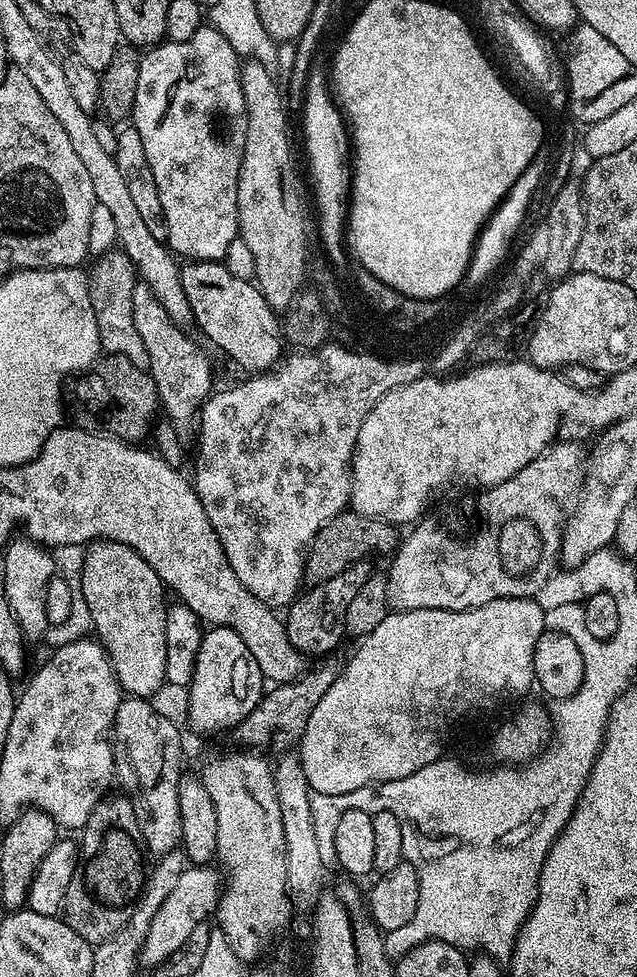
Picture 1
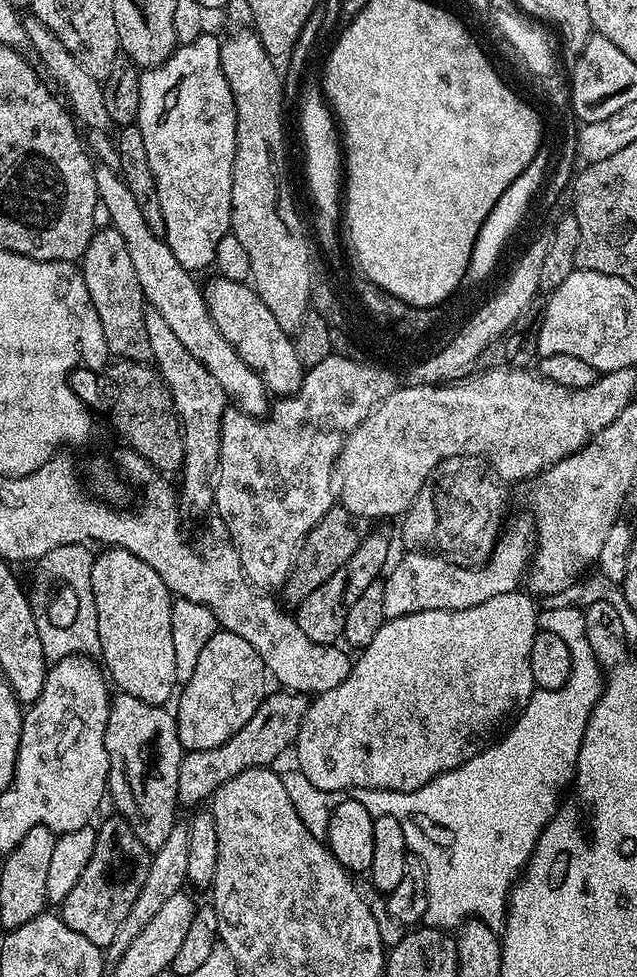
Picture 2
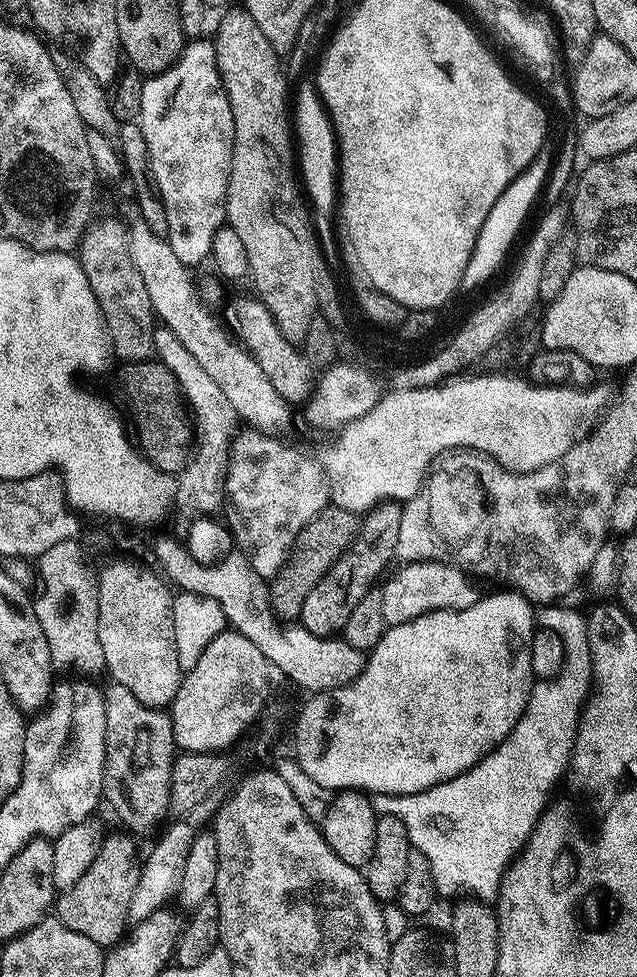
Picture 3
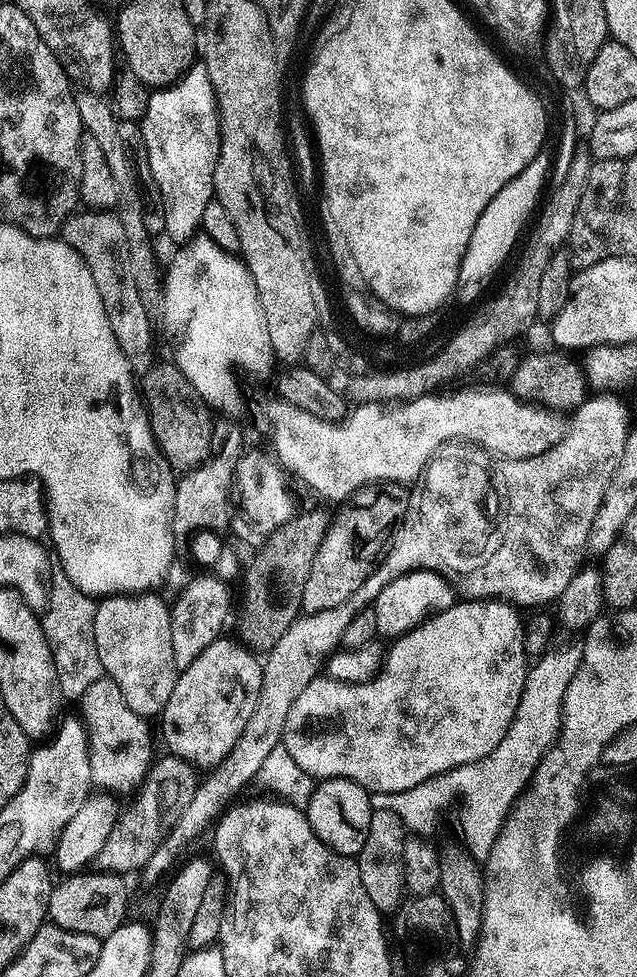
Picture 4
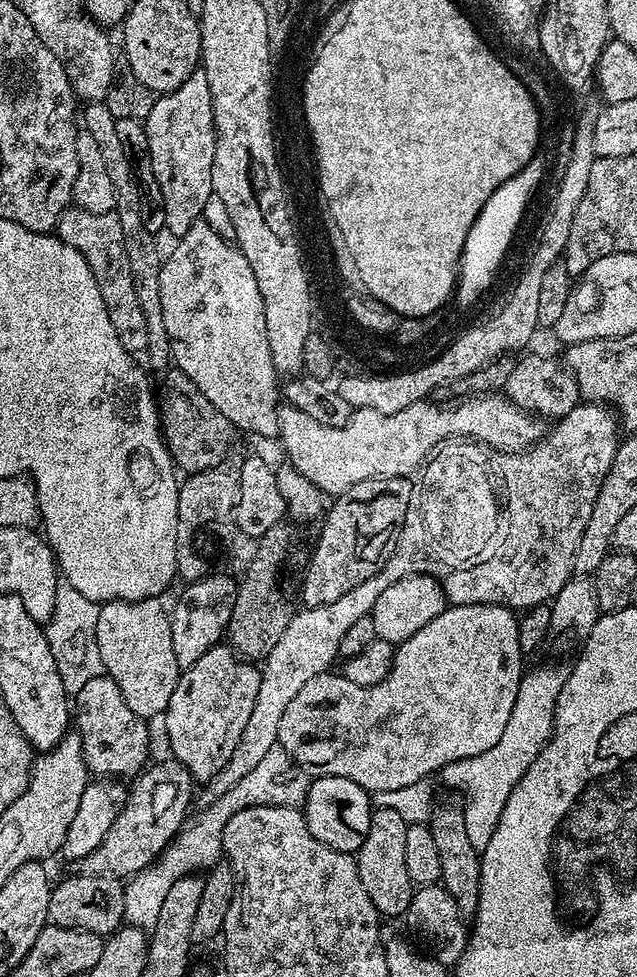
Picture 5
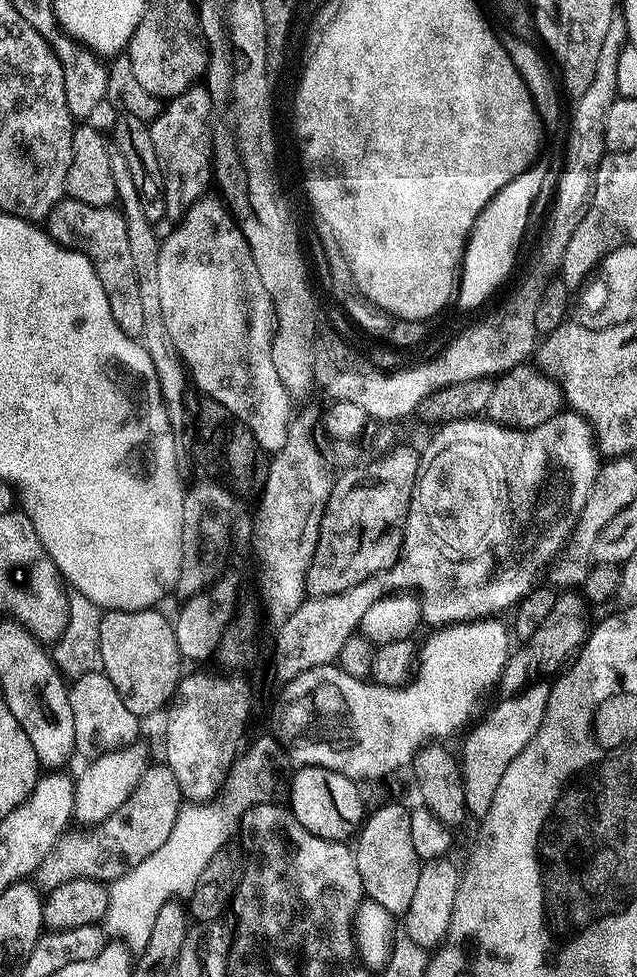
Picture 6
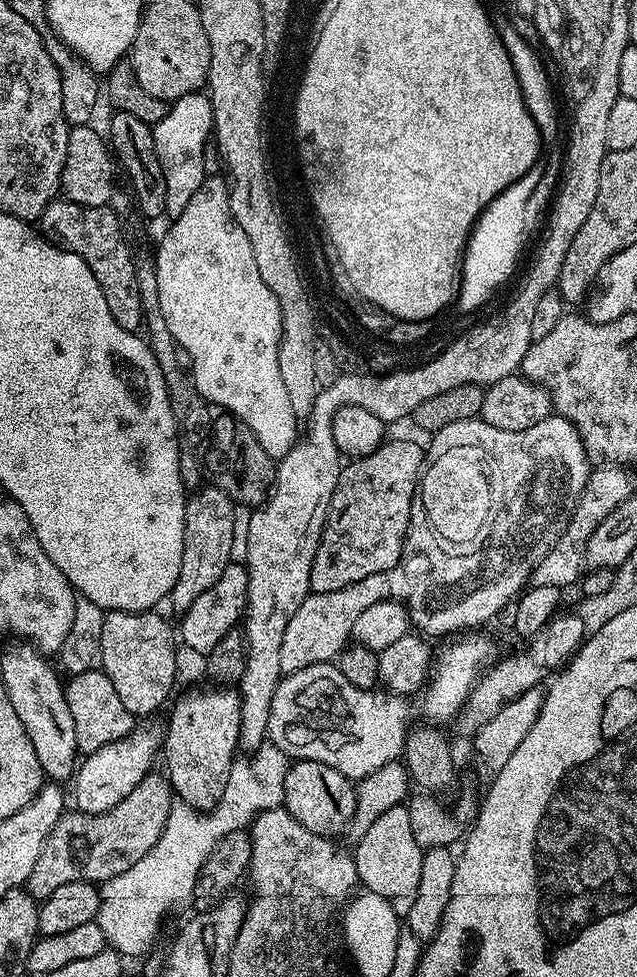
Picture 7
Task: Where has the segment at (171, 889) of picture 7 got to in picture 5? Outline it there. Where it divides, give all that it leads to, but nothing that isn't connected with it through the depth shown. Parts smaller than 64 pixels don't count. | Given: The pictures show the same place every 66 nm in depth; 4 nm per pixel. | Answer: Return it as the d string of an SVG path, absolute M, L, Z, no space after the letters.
M279 742L276 743L263 755L258 766L254 766L254 770L250 770L250 774L246 774L246 778L234 782L234 786L230 786L230 790L226 790L226 794L222 794L222 798L207 805L203 809L204 813L193 824L191 821L177 835L152 867L144 869L143 872L131 877L124 884L124 920L133 928L151 930L154 922L158 922L158 909L161 908L166 894L170 891L170 886L174 886L174 882L178 882L178 878L207 870L221 859L226 822L230 822L230 818L234 818L234 814L238 814L238 810L267 804L303 809L309 783L309 773L296 764L294 758L290 758L288 751Z

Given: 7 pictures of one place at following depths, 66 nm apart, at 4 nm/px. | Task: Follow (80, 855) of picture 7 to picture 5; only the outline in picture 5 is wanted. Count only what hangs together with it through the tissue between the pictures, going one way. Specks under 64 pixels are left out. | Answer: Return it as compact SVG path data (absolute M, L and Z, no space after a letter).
M167 758L149 763L131 781L126 792L126 799L120 809L114 826L106 830L106 838L86 858L78 862L81 873L90 876L114 876L131 878L146 868L152 867L159 860L164 849L176 839L185 827L184 815L188 812L192 800L194 804L194 781L192 775L176 759Z

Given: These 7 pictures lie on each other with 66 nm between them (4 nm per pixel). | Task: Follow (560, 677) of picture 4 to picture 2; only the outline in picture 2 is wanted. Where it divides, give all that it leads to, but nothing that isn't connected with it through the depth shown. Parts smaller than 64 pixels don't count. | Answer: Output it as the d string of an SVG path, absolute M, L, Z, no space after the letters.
M548 608L539 613L538 624L545 632L558 634L570 649L570 678L561 688L536 688L534 694L519 709L516 725L493 748L485 747L456 768L443 772L420 788L409 792L377 791L374 808L377 813L398 818L406 834L409 853L420 857L428 876L429 925L452 930L475 917L494 930L503 925L508 915L508 897L513 884L523 873L524 865L536 849L536 839L552 821L552 815L562 803L560 791L573 783L576 763L586 734L586 726L600 693L604 690L605 673L590 650L586 638L583 611L576 608Z

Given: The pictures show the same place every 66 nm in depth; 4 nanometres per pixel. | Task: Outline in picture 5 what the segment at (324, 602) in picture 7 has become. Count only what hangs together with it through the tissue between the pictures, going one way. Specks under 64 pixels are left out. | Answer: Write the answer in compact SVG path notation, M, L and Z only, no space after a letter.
M391 556L383 566L375 572L362 586L354 586L347 594L342 594L335 602L326 602L322 606L313 608L301 607L293 615L290 626L282 633L282 639L274 645L274 650L262 661L260 668L260 685L258 686L258 698L254 698L254 710L250 713L250 719L246 722L246 727L242 730L242 738L238 738L238 746L234 746L234 754L230 754L230 762L218 770L218 774L203 785L204 793L199 793L198 800L201 805L207 806L214 803L234 782L239 782L258 766L263 755L271 750L278 743L278 726L282 722L282 714L286 714L286 706L290 706L291 700L310 682L310 678L320 676L329 671L332 663L340 656L342 638L346 635L346 630L350 630L353 622L358 622L358 618L371 616L374 602L378 602L378 594L386 590L386 586L394 586L394 582L400 580L400 574L408 562L404 558Z

